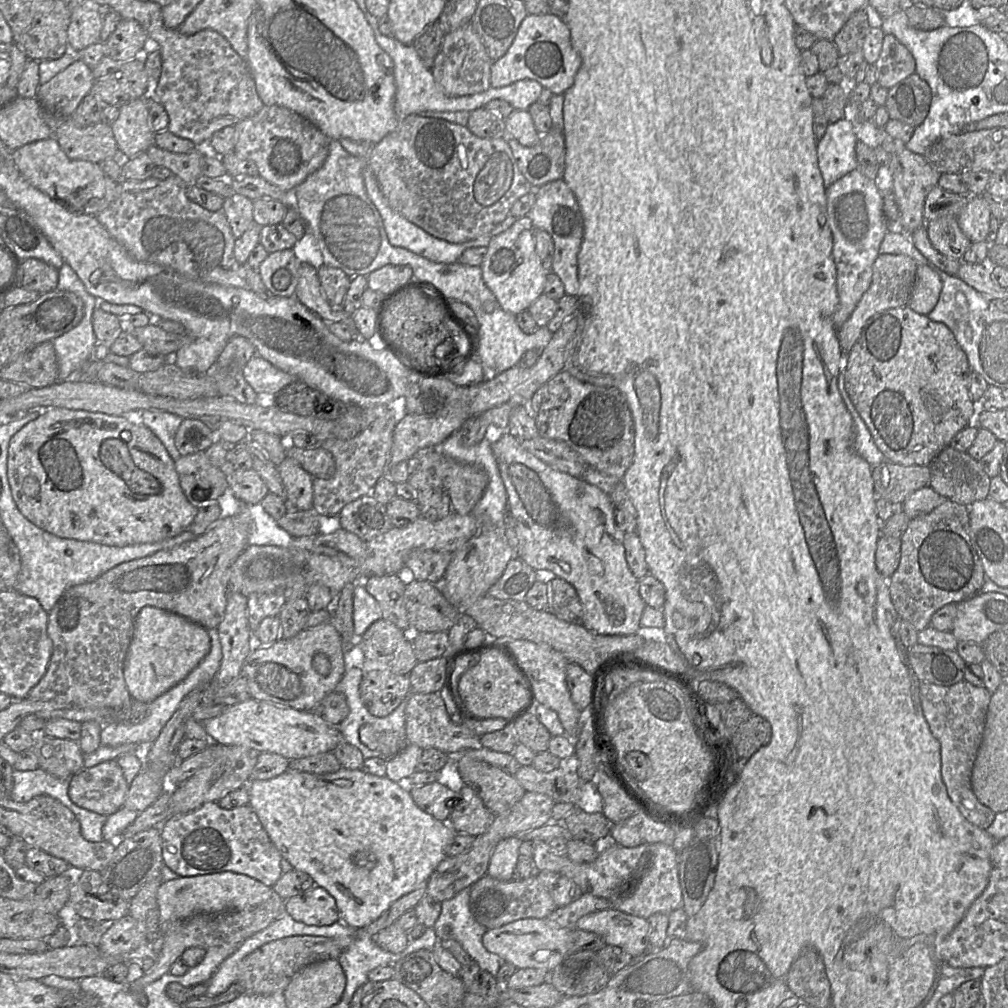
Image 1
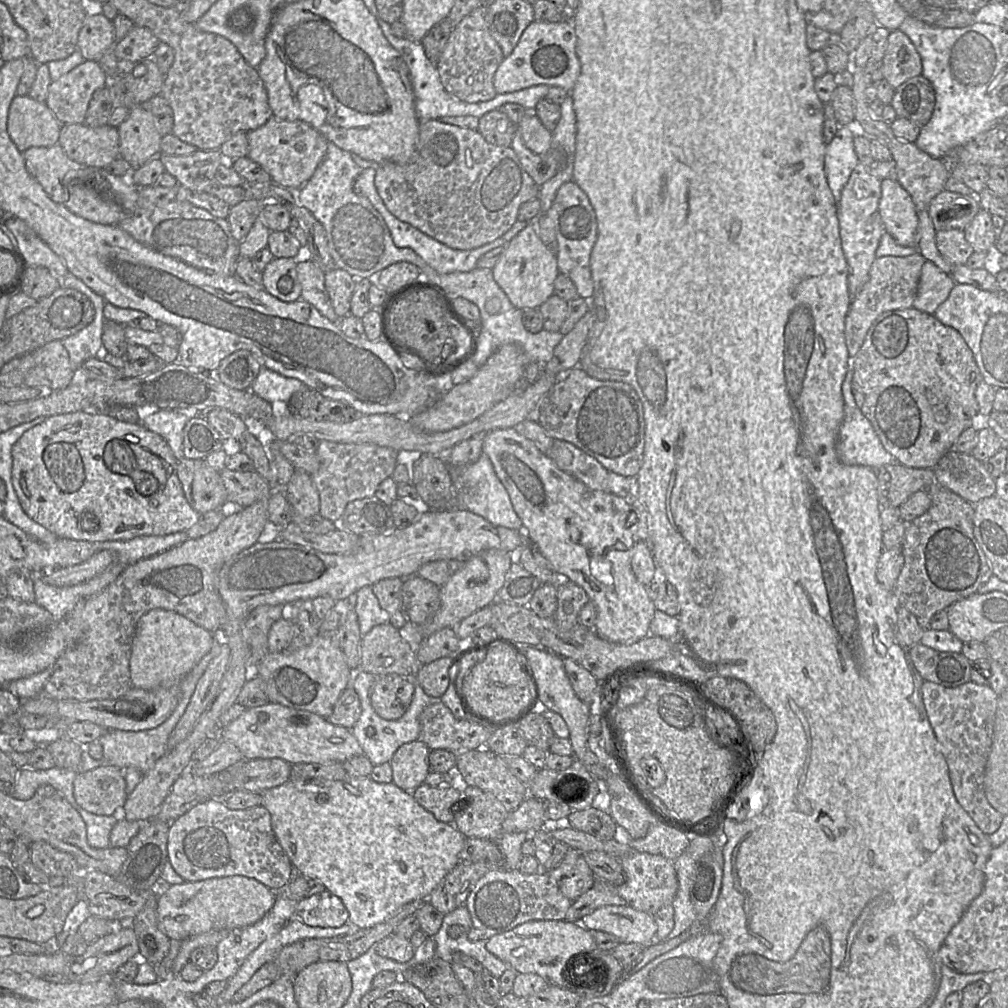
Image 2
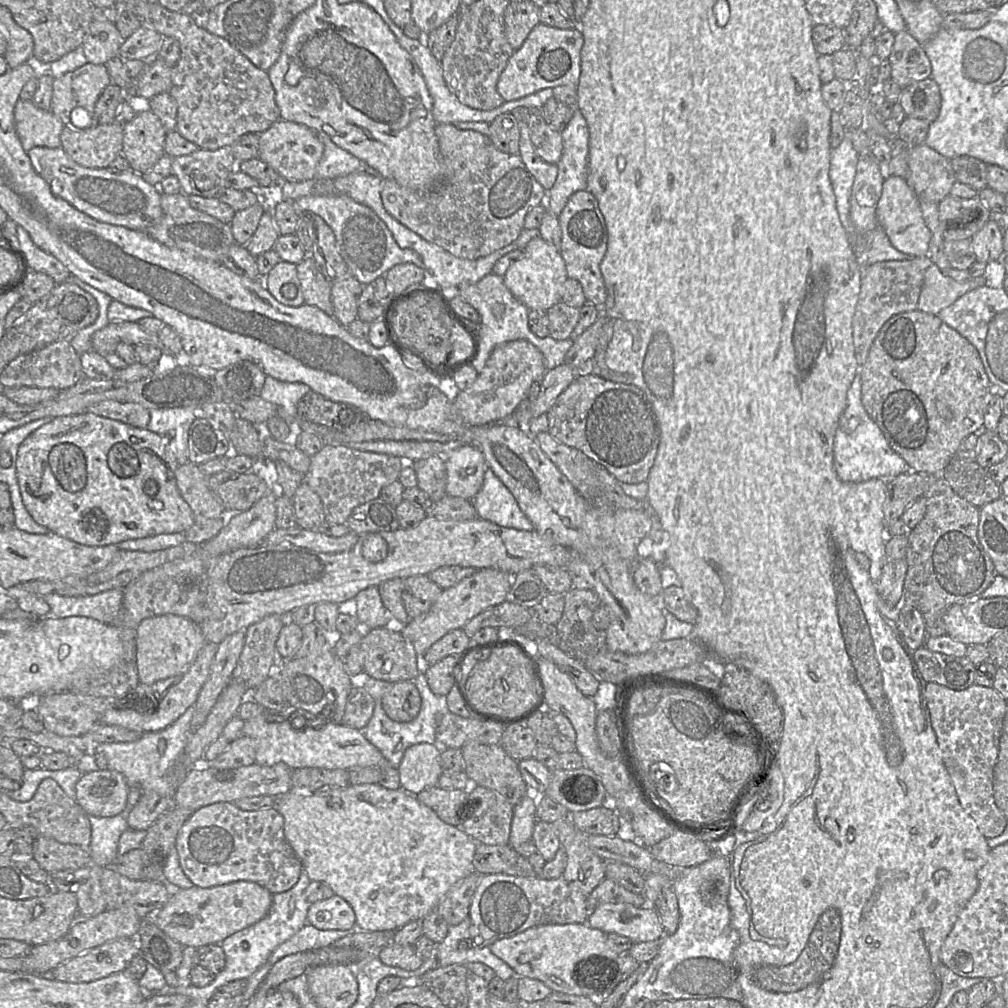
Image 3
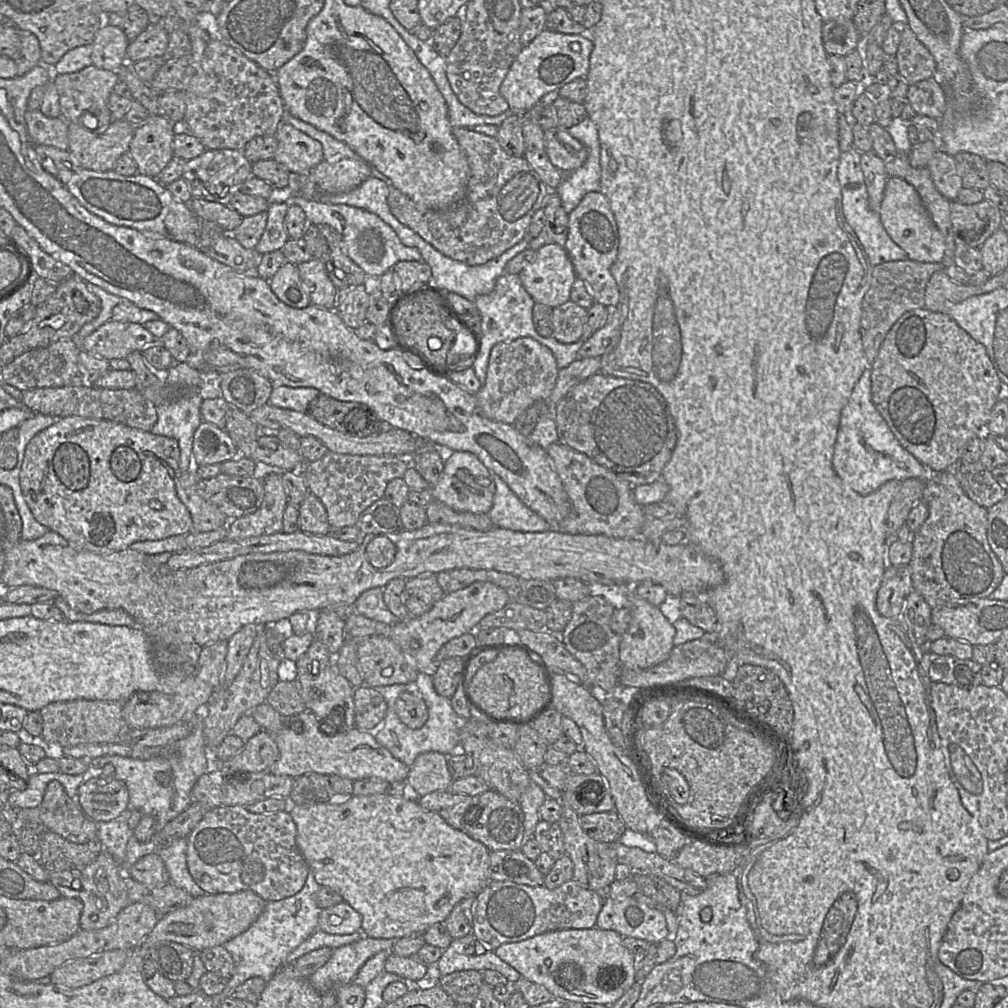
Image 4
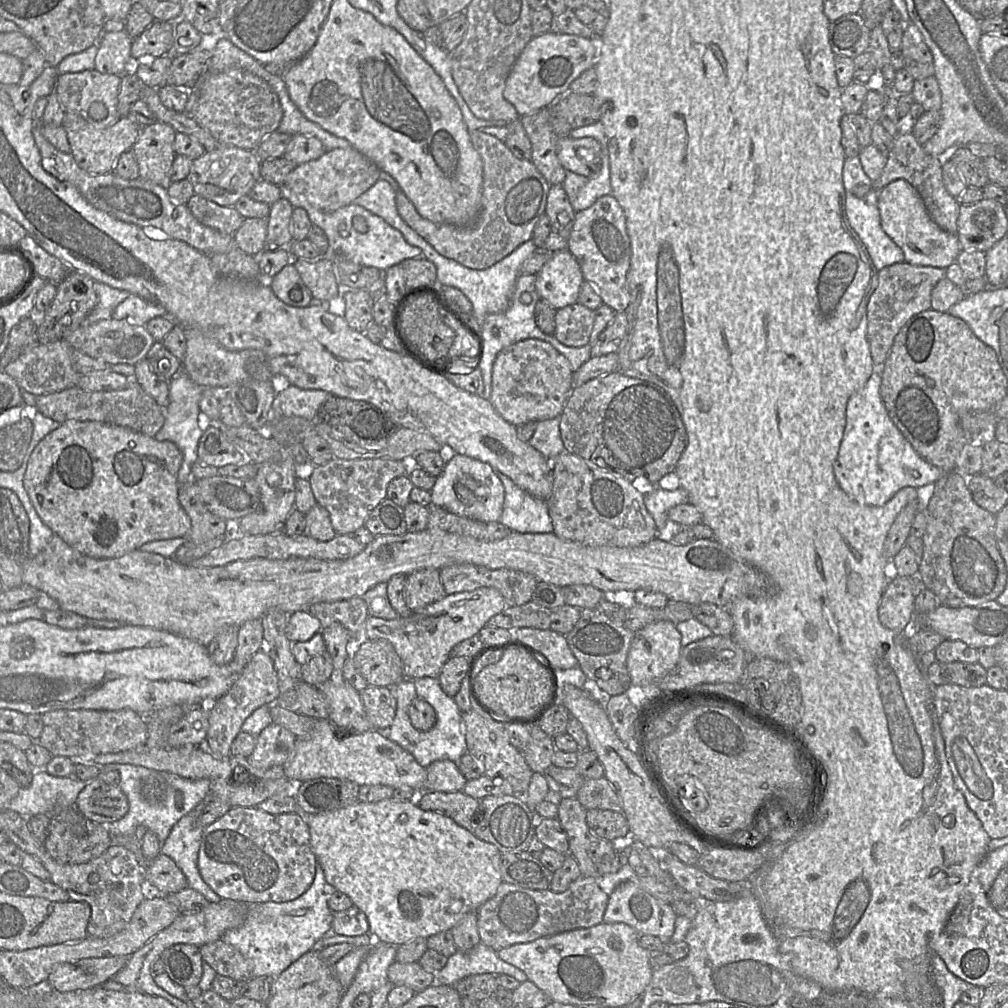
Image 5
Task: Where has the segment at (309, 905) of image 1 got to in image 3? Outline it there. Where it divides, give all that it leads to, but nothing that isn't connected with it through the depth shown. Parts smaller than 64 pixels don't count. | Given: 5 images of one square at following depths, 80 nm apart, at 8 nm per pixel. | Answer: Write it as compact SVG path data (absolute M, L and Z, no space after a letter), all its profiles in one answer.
M340 896L310 904L307 924L319 930L356 929L356 916L352 907Z

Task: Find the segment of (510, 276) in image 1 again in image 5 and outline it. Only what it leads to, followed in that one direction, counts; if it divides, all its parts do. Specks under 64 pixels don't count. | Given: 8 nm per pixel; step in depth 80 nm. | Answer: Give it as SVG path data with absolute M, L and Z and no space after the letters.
M568 250L554 251L542 269L536 274L536 291L539 299L546 300L556 310L578 303L580 286L584 278L578 260Z

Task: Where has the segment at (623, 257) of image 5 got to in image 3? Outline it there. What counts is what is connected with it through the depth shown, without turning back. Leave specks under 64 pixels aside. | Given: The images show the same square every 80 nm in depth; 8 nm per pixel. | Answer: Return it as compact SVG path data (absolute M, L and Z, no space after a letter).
M580 190L573 193L562 212L558 215L558 220L562 234L560 253L565 262L568 277L575 279L580 283L587 302L598 308L603 307L607 297L607 292L600 270L600 263L607 250L608 228L599 209L596 198L588 190Z

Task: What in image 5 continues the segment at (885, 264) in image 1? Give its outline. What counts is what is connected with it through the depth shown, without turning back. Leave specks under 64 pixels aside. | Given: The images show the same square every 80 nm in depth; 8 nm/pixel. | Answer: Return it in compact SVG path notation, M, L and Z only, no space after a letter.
M896 263L878 271L877 286L867 304L867 339L875 370L881 370L902 327L915 315L932 309L933 288L947 277L947 268Z

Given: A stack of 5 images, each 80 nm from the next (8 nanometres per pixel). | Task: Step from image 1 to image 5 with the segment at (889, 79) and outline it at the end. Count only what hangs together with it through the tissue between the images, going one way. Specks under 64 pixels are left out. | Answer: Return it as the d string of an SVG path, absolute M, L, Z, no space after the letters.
M911 21L902 37L901 52L904 58L904 68L915 80L934 75L934 61L923 37Z

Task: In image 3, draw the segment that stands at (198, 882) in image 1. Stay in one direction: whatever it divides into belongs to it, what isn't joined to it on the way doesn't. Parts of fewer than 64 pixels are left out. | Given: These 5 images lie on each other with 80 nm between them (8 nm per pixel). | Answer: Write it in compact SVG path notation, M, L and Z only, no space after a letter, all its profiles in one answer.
M236 881L211 888L173 889L169 901L154 915L159 929L186 948L220 944L227 937L259 922L269 912L273 895L261 885Z

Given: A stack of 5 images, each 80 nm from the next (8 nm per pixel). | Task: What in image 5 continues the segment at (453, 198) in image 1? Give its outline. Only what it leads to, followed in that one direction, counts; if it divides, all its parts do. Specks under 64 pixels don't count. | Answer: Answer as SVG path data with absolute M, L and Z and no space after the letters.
M476 130L470 132L470 139L483 163L481 210L474 224L457 226L428 220L418 213L402 191L396 192L396 208L404 222L439 254L465 267L482 270L531 240L537 222L546 213L551 185L531 160L515 157L498 138Z

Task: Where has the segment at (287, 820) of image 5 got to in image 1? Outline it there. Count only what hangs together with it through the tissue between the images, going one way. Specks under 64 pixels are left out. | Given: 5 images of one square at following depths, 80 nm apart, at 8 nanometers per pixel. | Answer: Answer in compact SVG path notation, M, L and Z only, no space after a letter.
M207 802L194 811L171 816L161 825L160 834L164 864L181 877L228 871L247 875L268 887L273 887L283 874L282 855L270 840L257 814L249 805L223 809L217 802Z

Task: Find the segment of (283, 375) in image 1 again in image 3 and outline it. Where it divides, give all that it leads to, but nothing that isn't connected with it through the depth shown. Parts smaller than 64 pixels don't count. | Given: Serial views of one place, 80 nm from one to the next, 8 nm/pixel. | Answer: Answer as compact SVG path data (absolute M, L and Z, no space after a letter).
M266 376L259 397L276 405L277 416L294 429L295 421L299 417L297 404L309 391L311 388L306 384L283 382Z

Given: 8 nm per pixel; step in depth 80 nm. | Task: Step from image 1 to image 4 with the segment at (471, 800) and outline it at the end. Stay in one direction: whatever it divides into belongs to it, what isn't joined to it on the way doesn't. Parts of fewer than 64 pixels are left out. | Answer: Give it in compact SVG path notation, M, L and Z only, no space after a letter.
M488 790L478 796L473 796L474 805L477 805L474 812L479 813L479 817L471 824L465 824L462 832L481 842L488 850L512 850L518 851L530 838L526 835L524 826L524 814L518 801L510 800L507 797Z

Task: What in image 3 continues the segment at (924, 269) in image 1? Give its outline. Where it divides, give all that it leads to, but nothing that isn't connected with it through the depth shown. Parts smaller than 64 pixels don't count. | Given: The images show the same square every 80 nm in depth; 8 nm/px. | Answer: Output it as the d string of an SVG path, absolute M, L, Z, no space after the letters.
M933 263L925 271L918 310L937 315L965 293L985 285L984 276L966 282L958 282Z

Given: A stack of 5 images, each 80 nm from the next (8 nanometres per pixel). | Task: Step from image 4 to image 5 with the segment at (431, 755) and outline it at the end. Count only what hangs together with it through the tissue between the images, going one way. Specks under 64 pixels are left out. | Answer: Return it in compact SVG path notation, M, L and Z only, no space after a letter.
M437 760L426 767L426 772L426 791L459 792L467 782L456 762L450 760Z

